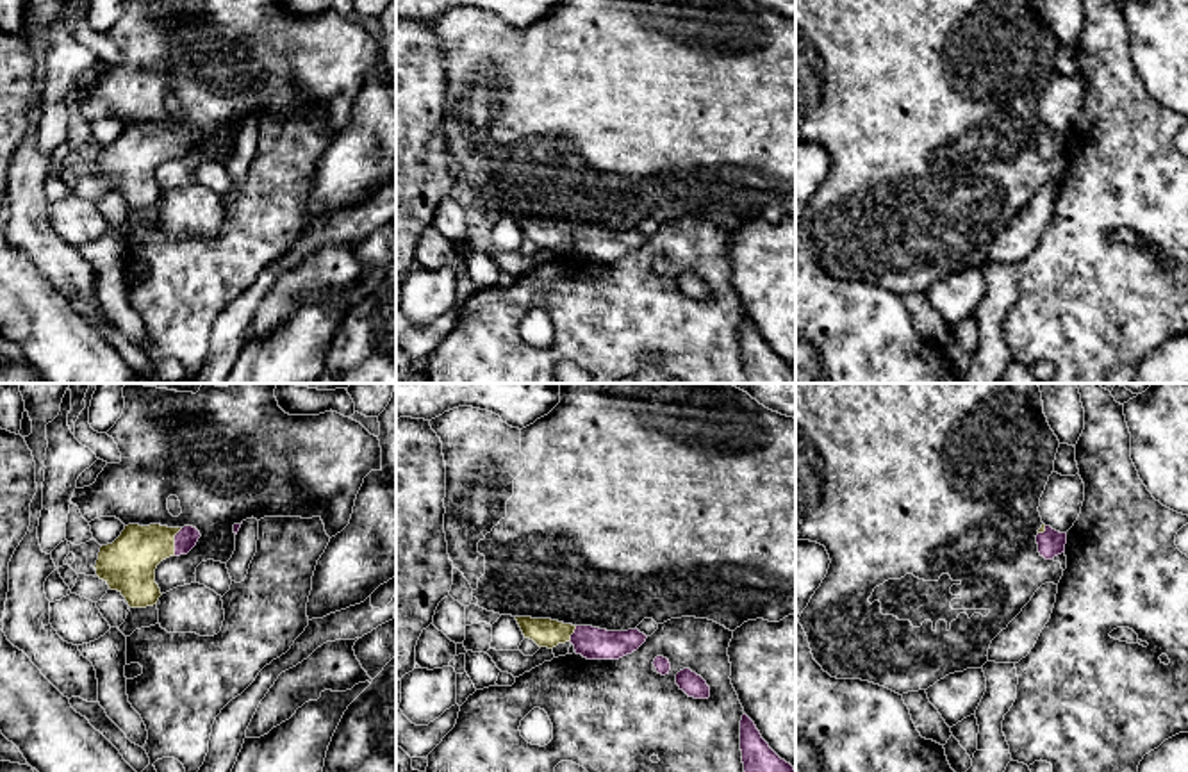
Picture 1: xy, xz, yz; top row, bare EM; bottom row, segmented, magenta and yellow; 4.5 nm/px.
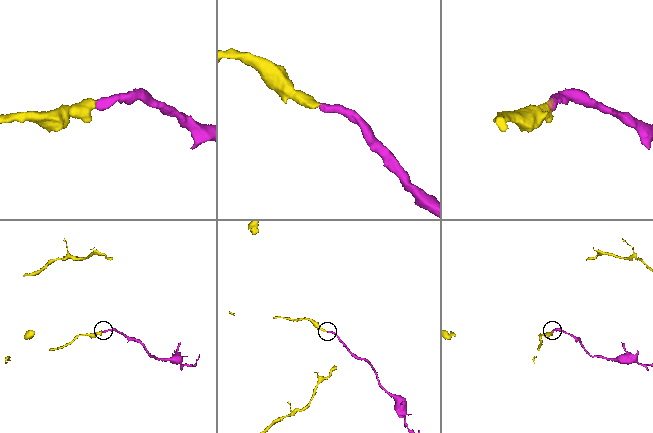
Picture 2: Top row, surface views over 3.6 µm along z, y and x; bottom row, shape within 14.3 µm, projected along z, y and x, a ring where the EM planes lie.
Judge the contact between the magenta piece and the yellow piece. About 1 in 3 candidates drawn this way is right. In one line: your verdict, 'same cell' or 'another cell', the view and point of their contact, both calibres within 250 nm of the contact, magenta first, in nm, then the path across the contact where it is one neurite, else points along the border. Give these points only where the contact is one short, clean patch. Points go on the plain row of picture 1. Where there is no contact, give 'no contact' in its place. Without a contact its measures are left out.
same cell | xy (175, 143) | 100/240 nm | across xy (186, 139), (175, 143), (154, 143), (129, 164)

